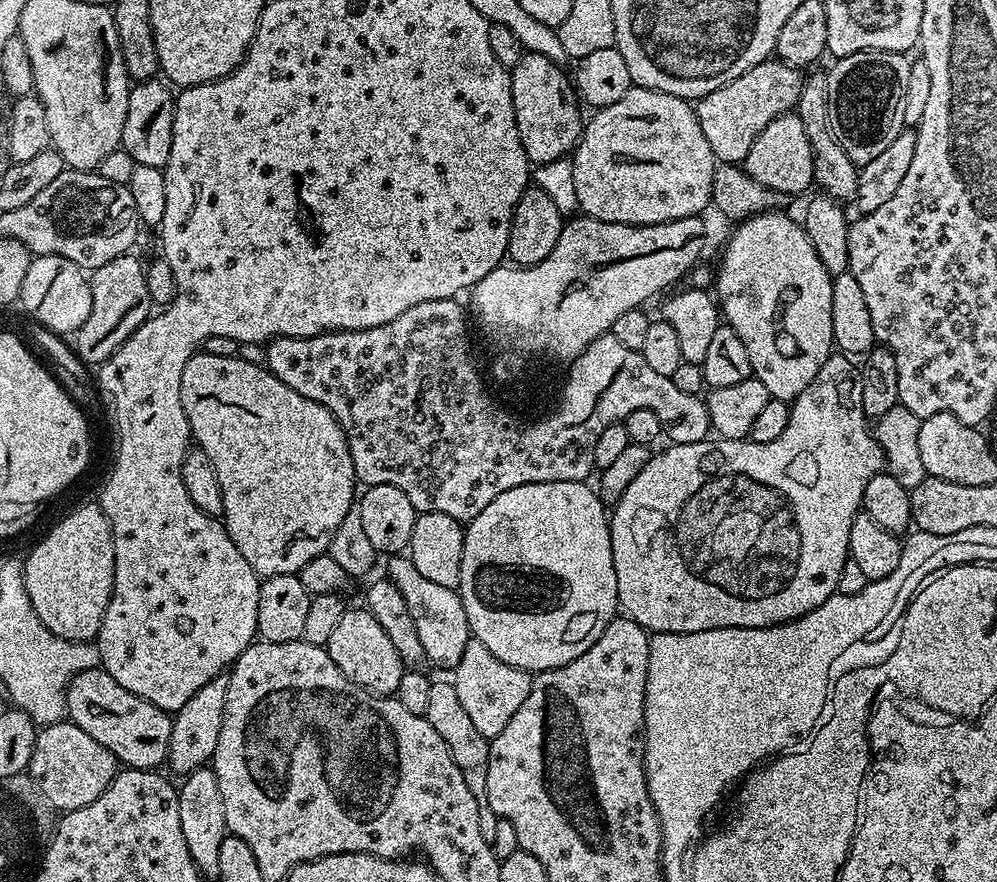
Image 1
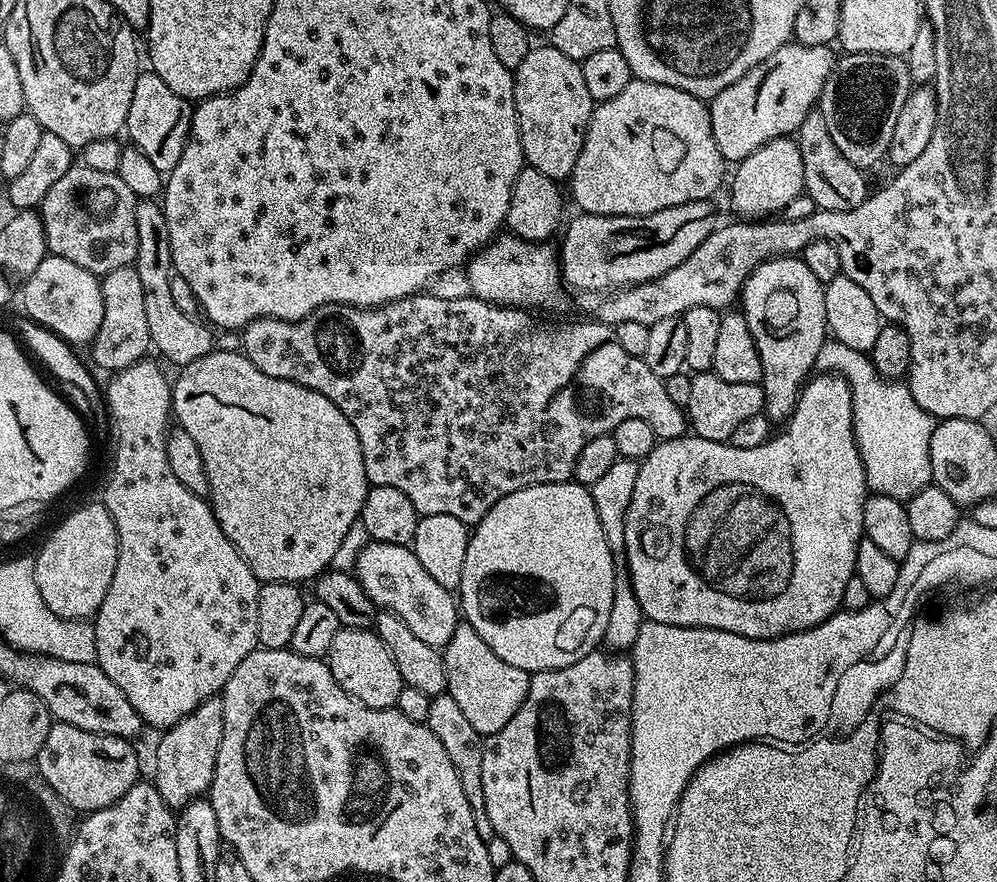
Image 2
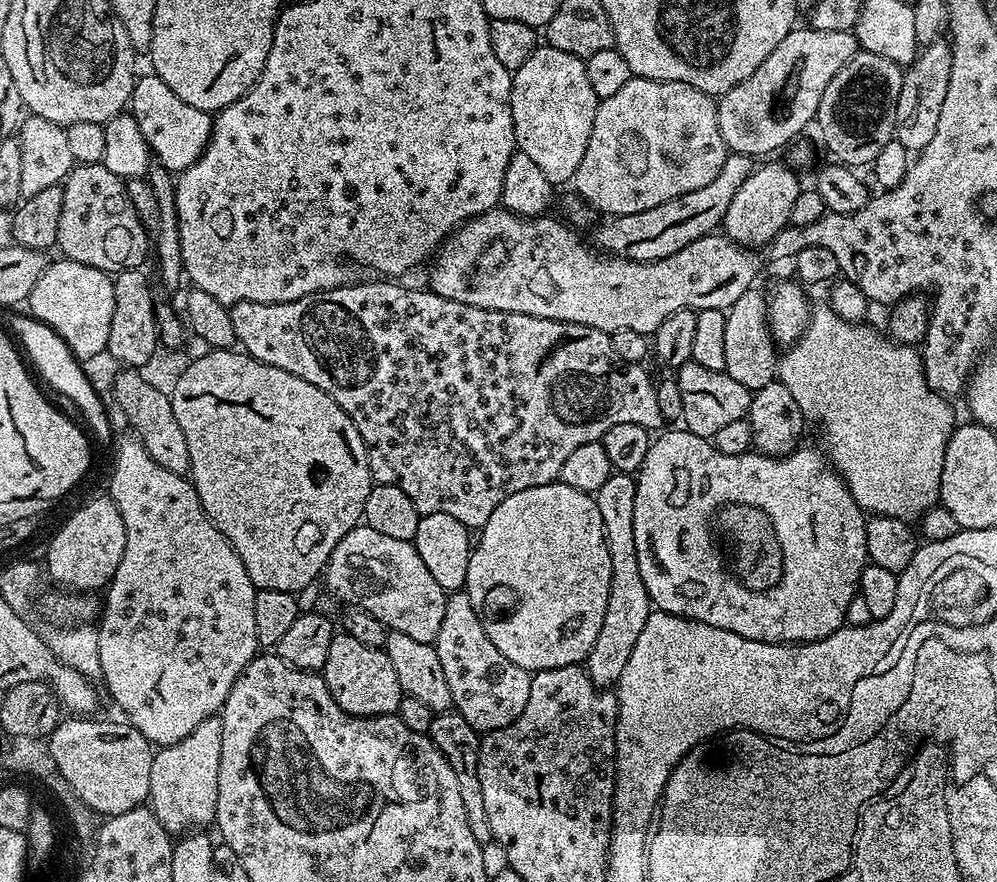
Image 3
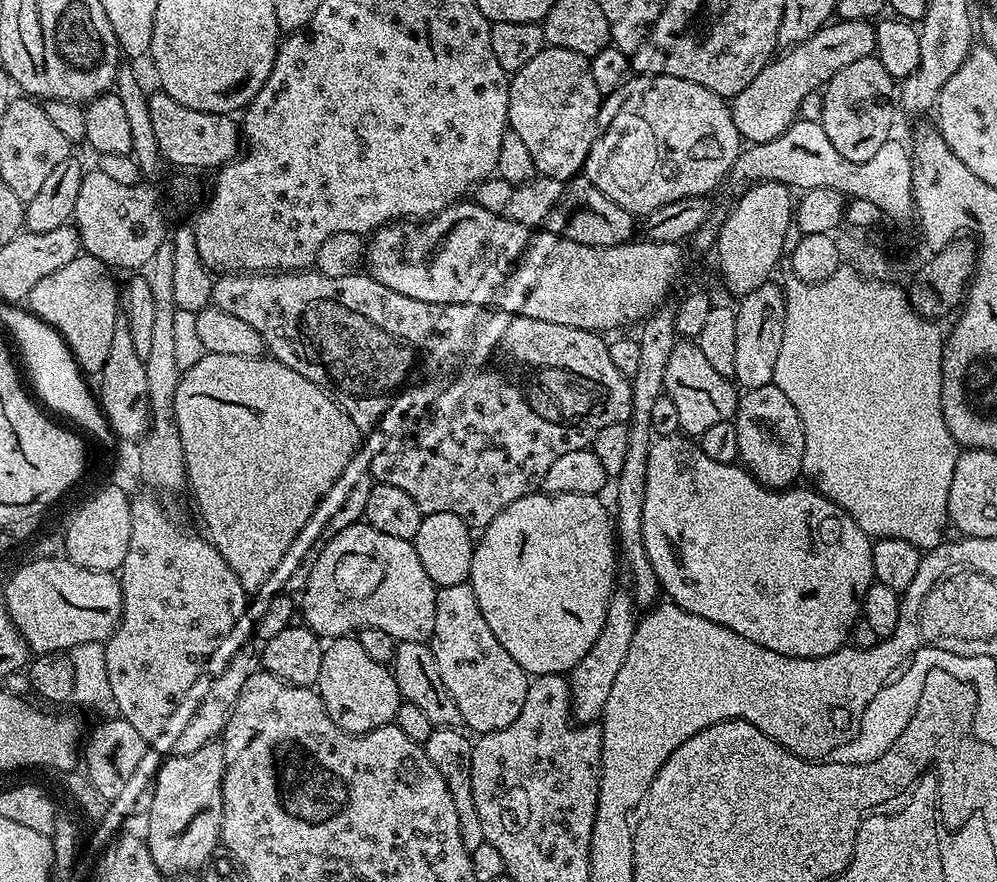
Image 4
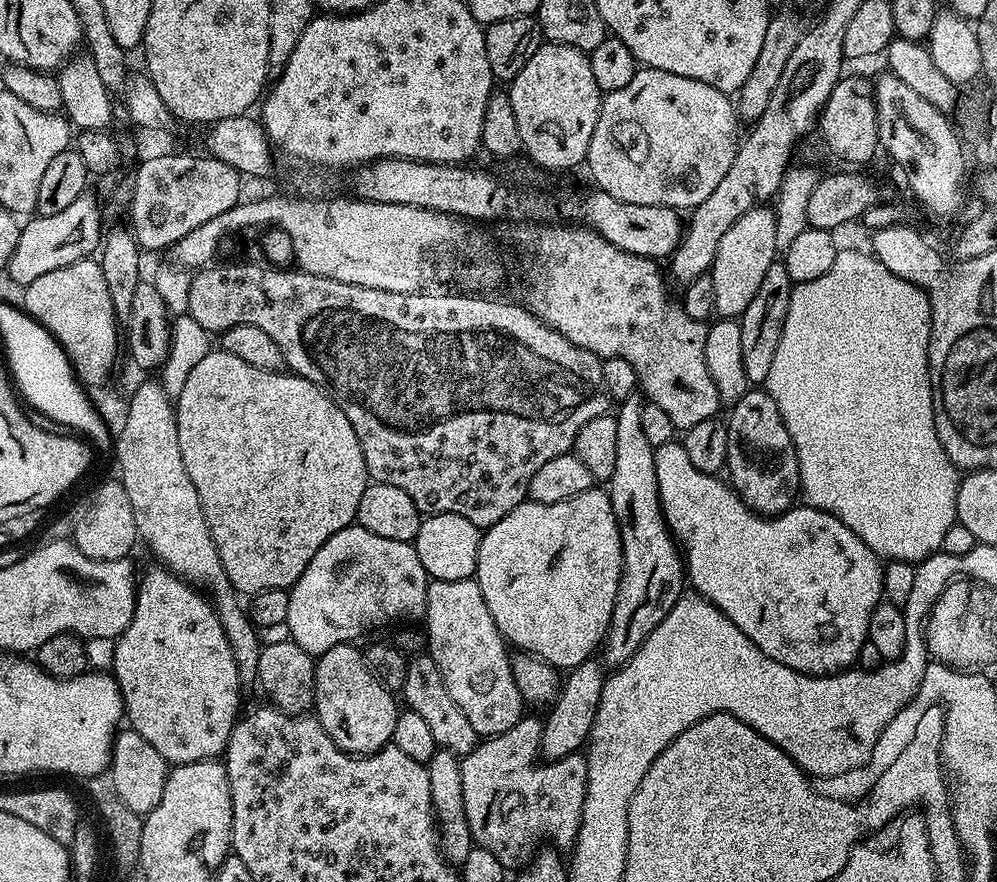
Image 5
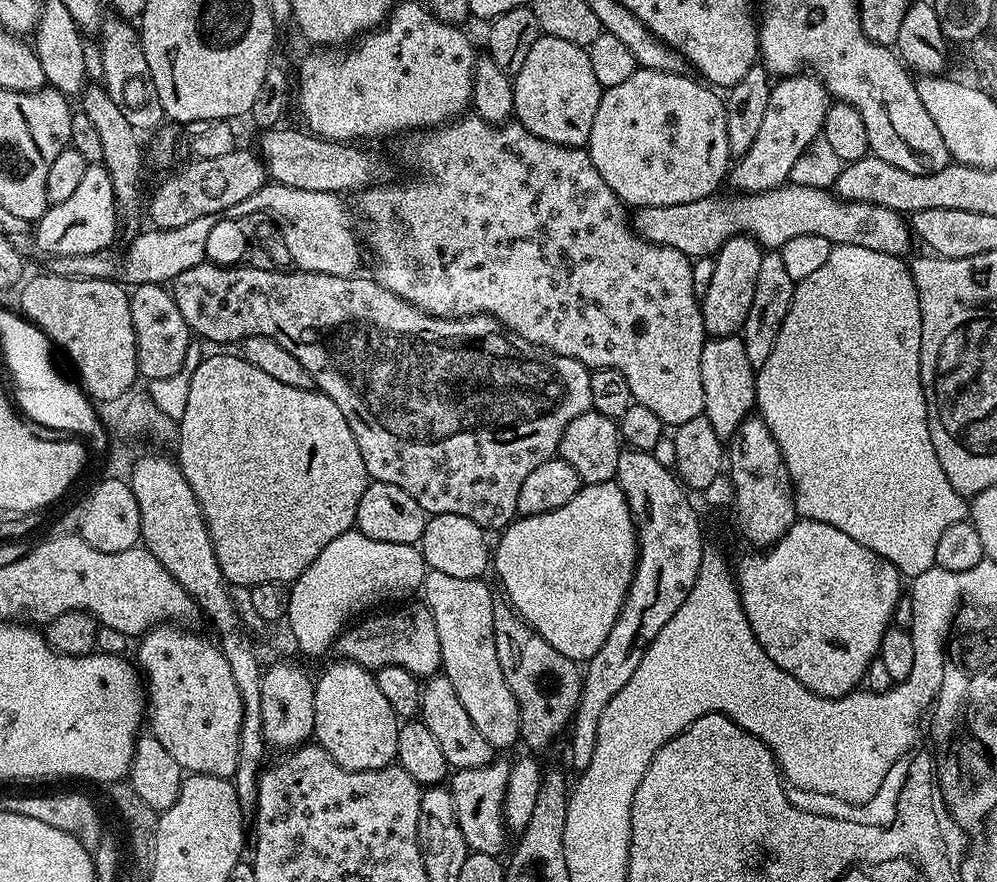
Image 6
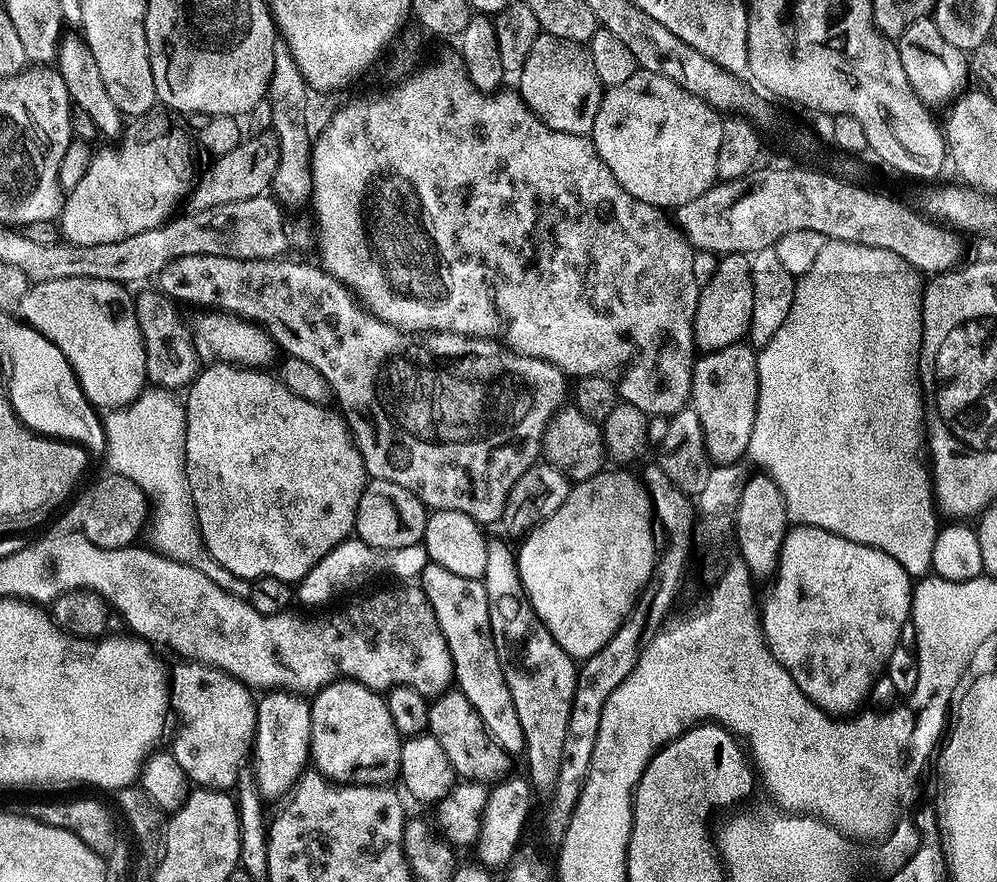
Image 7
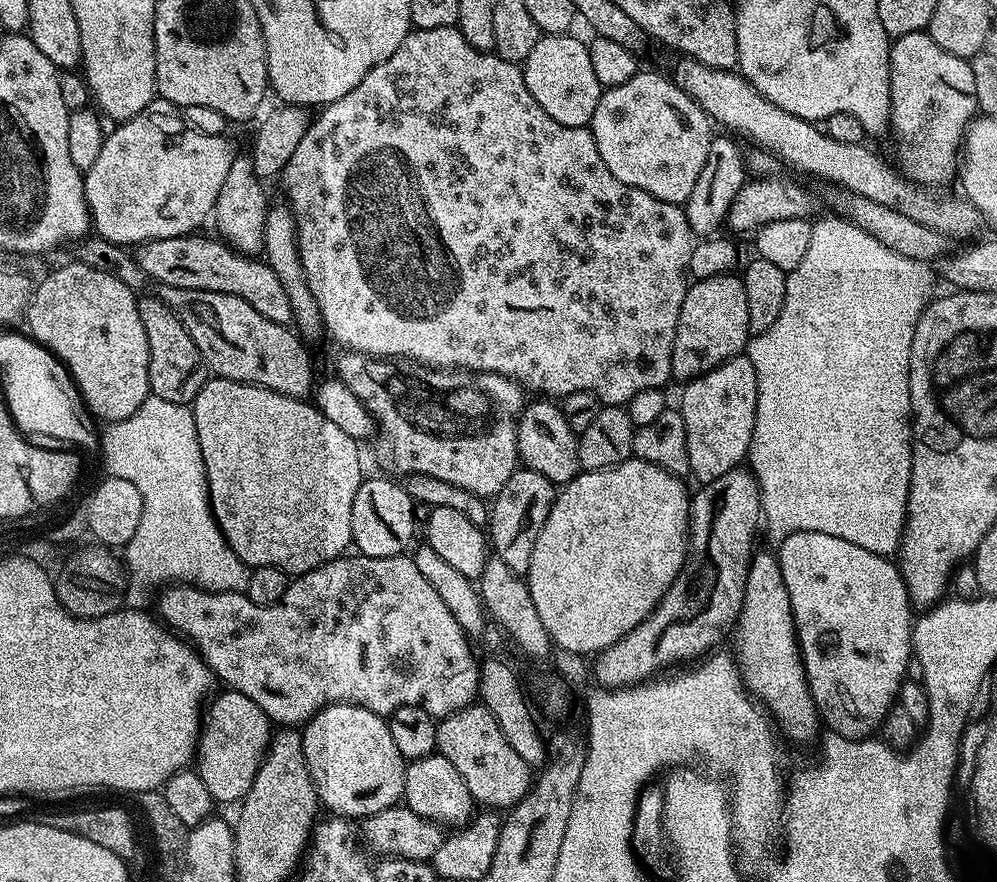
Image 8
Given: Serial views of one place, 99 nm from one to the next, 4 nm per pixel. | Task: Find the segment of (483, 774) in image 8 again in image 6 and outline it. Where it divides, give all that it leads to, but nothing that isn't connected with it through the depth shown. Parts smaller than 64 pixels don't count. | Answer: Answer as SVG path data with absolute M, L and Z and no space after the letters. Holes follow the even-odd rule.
M443 674L427 677L420 689L420 715L419 720L424 723L426 730L434 734L438 747L446 757L446 762L453 769L477 768L486 766L494 758L494 749L486 738L478 731L478 726L470 722L470 714L462 710L462 702L458 702L458 694L454 694L454 685L450 678Z

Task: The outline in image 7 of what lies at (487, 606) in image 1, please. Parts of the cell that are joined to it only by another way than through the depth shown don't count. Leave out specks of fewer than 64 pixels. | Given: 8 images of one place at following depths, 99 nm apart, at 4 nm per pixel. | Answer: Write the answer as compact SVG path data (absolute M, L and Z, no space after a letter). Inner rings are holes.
M601 470L588 480L573 483L568 489L566 502L562 502L562 506L558 506L558 510L554 510L554 514L550 514L546 519L541 520L527 536L523 537L521 544L524 545L518 548L516 557L524 593L537 612L538 618L542 620L550 634L553 635L554 642L576 662L583 662L590 659L594 654L598 654L598 650L602 650L602 646L606 646L606 642L610 642L610 638L614 638L614 634L623 626L625 618L631 614L636 599L652 583L656 570L658 544L656 548L656 536L652 533L652 522L654 526L652 498L639 475L631 476L628 470L612 471L616 472Z

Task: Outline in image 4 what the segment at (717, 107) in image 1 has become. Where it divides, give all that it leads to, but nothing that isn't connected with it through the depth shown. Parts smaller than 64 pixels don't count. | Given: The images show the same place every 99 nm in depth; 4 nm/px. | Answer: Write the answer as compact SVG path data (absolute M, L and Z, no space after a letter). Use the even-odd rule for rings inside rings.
M837 19L825 24L818 34L806 38L806 42L781 51L768 61L746 90L731 97L734 126L741 141L761 144L770 142L770 138L778 138L778 134L785 132L801 115L800 107L811 92L819 93L838 70L850 66L850 62L858 62L858 58L873 55L875 50L876 24L872 20Z

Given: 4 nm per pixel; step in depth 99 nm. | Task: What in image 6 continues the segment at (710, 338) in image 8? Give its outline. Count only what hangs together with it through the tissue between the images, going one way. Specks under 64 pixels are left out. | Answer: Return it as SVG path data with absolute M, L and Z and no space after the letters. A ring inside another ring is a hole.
M735 236L722 245L714 259L714 278L710 278L710 290L699 301L704 319L704 330L709 337L735 336L750 314L750 302L754 302L754 282L758 282L758 269L762 266L764 252L751 236Z

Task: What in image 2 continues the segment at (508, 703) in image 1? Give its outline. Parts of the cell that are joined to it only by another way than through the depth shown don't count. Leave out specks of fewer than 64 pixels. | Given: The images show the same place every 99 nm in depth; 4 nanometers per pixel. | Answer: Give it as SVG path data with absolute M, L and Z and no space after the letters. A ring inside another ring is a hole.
M466 622L457 623L453 637L444 649L444 669L446 670L447 695L458 702L462 715L478 730L481 738L487 738L502 730L514 714L522 706L528 693L529 673L518 670L518 666L510 666L510 662L502 662L486 642L482 642L482 634L474 630Z

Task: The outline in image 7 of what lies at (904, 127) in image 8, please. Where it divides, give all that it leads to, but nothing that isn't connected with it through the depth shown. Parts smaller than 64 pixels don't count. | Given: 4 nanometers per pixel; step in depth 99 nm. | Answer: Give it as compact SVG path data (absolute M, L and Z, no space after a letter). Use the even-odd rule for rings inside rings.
M925 18L906 26L906 30L895 41L896 49L902 62L902 70L906 72L906 78L916 97L920 99L921 104L932 106L931 104L951 105L965 91L968 76L970 80L970 60L958 46L950 46L942 34L938 34L938 26L935 19Z

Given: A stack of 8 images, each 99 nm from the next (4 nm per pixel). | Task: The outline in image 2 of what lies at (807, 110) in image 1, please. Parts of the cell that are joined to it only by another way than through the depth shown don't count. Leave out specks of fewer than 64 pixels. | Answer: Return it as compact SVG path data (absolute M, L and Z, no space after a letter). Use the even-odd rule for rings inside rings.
M818 108L812 109L803 119L802 126L796 131L796 141L802 154L804 192L812 198L818 210L841 212L862 204L870 194L865 173L834 145L826 120Z

